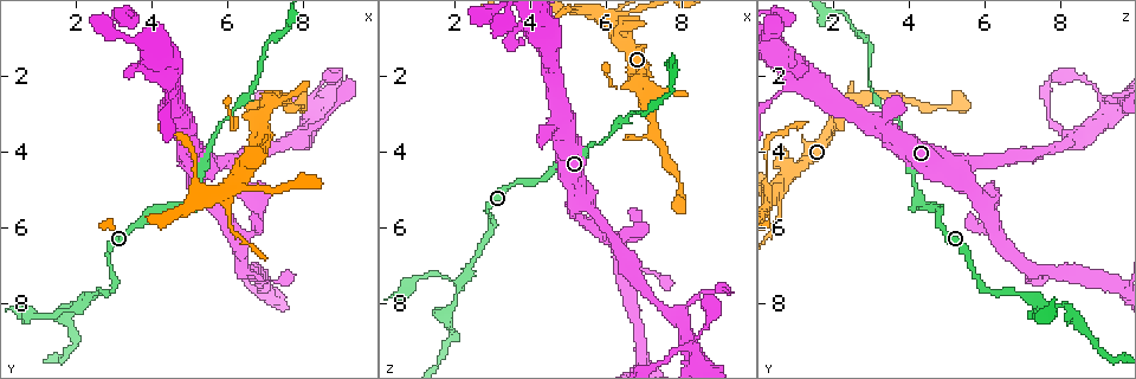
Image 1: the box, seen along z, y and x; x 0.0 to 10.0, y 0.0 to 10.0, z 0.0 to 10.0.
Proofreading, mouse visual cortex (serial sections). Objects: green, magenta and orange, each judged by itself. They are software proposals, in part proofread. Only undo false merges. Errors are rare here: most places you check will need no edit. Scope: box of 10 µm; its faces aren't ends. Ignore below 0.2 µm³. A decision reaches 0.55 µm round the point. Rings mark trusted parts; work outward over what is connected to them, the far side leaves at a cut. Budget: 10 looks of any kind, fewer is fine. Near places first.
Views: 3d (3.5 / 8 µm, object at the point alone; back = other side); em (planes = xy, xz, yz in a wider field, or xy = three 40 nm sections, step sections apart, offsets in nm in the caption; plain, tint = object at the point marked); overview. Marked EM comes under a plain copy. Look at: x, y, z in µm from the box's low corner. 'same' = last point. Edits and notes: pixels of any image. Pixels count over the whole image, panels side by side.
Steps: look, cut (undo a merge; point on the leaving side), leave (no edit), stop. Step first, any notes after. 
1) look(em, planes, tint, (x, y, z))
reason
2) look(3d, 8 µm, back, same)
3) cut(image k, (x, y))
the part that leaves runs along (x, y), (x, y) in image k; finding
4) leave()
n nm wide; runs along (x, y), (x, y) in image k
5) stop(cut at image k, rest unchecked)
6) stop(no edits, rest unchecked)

look(3d, 8 µm, (4.40, 2.15, 0.90))
a narrow waist

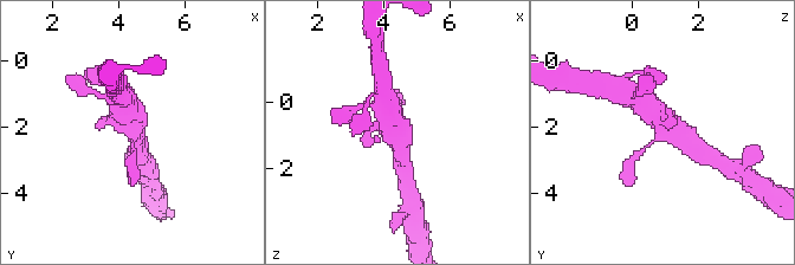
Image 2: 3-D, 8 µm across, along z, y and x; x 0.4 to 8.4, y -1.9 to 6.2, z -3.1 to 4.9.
look(em, xy, step 1, tint, same)

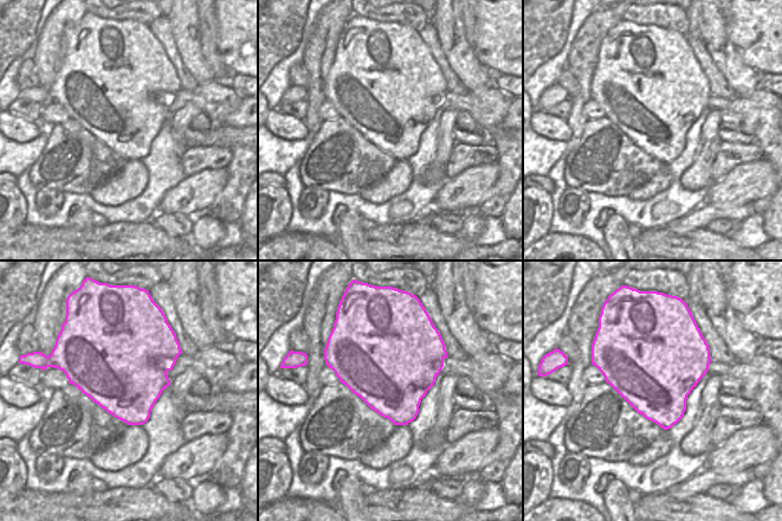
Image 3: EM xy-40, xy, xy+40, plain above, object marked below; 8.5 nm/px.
leave()
runs along (695, 148), (646, 104) in image 2; all the same cell

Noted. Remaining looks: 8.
look(3d, 3.5 µm, (5.25, 4.65, 4.15))
abrupt turn

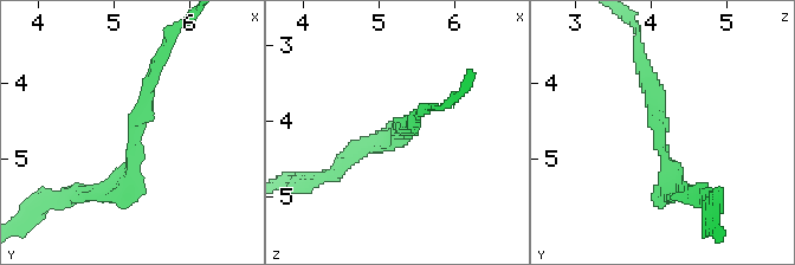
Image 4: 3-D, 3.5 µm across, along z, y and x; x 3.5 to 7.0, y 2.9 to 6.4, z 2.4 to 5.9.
look(em, xy, step 5, tint, (5.25, 4.65, 4.15))
arms of 200, 250 nm; now the EM

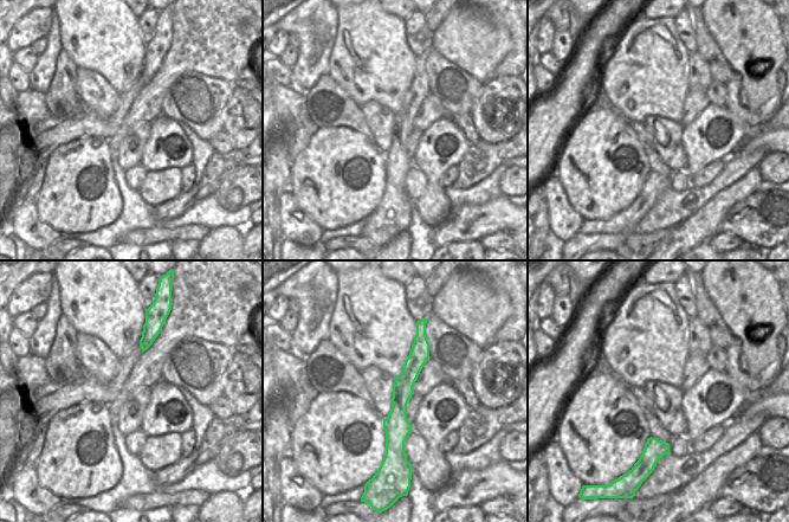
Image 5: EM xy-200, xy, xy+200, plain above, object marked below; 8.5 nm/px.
look(em, xy, step 1, tint, same)
cut it another way

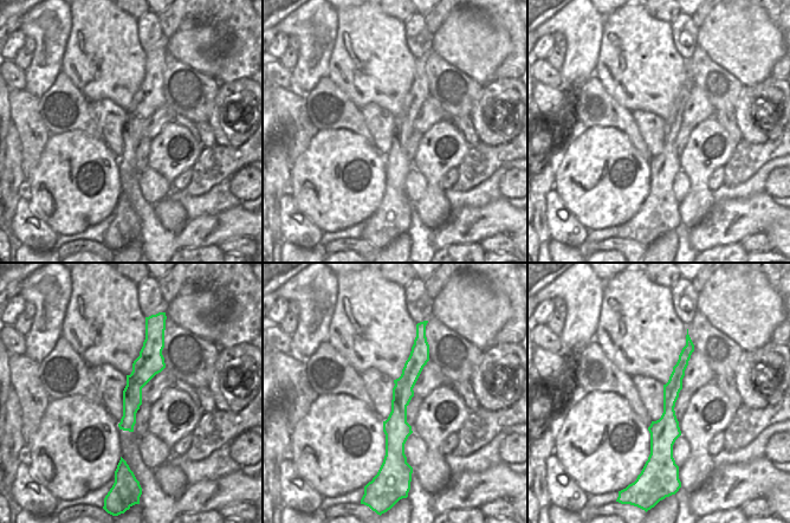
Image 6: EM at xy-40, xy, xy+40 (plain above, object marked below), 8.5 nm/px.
leave()
runs along (110, 196), (129, 185), (157, 62) in image 4; one cell here

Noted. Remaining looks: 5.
look(3d, 8 µm, (3.00, 7.65, 5.95))
sharp bend

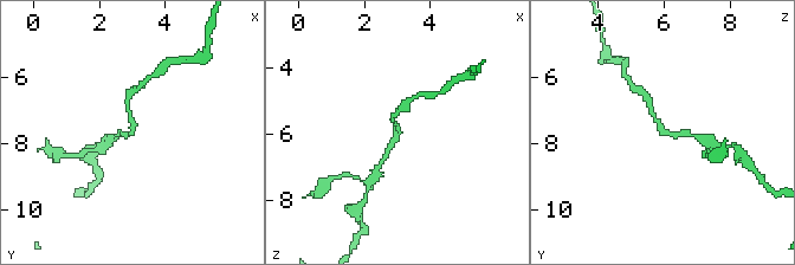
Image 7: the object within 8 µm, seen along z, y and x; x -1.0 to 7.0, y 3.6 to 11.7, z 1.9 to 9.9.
look(3d, 3.5 µm, same)
closer look

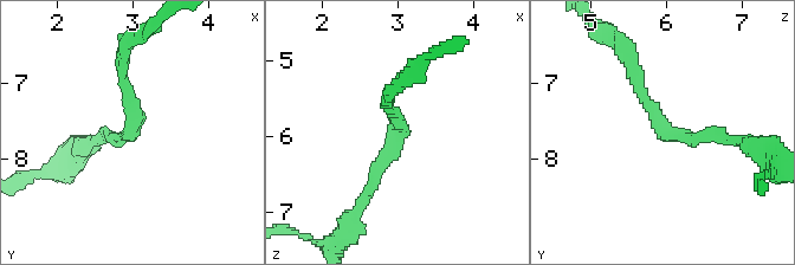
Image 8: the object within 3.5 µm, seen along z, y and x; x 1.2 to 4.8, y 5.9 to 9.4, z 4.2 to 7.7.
look(em, xy, step 5, tint, (3.00, 7.60, 5.95))
shape alone is not enough

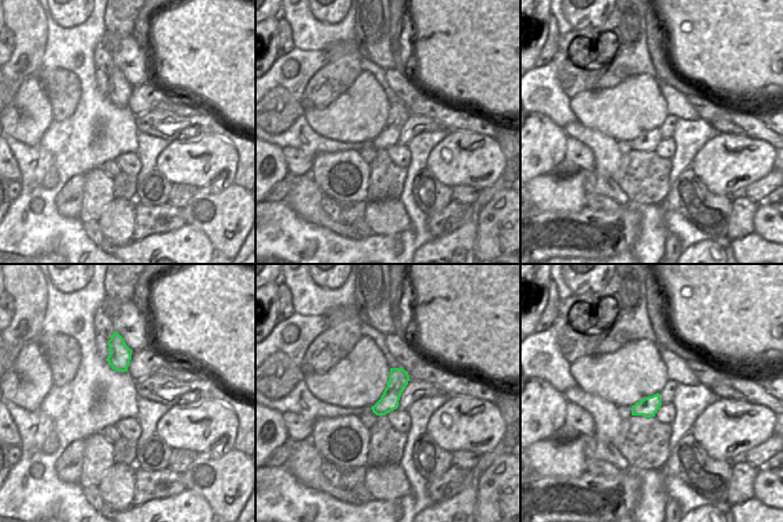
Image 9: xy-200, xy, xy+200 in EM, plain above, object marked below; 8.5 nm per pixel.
leave()
arms of 150, 200 nm; runs along (628, 59), (667, 133), (728, 140) in image 8; one cell here

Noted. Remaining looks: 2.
look(3d, 8 µm, (2.00, 8.10, 8.05))

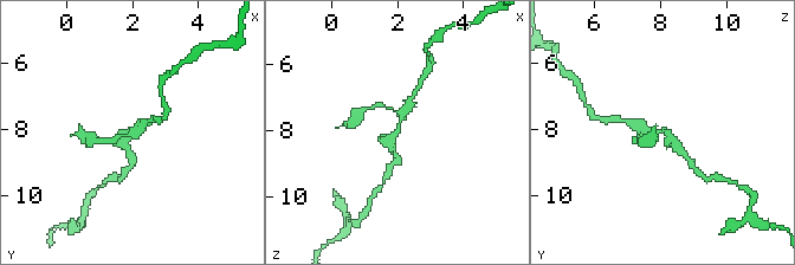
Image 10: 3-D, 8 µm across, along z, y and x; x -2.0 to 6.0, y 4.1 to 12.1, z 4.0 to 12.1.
look(em, xy, step 2, tint, same)
now the EM

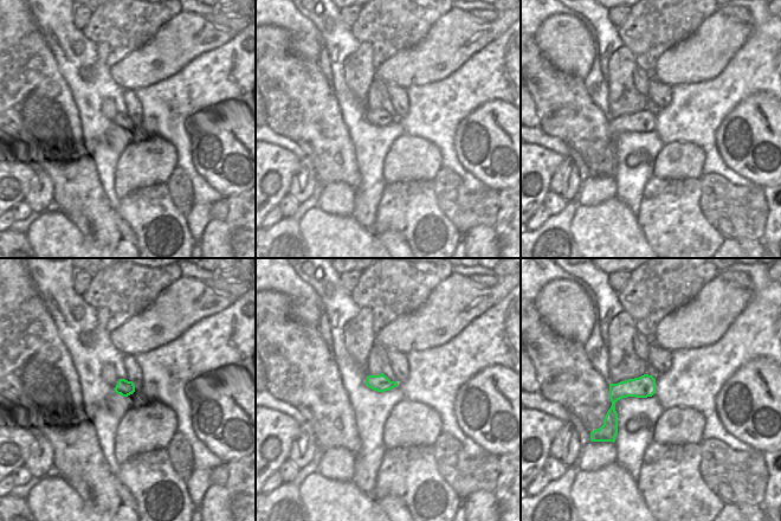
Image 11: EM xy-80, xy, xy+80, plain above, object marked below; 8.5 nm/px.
leave()
arms of 250, 300 nm; runs along (635, 123), (665, 130), (683, 153) in image 10; all the same cell

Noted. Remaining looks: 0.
stop(no edits, rest unchecked)

